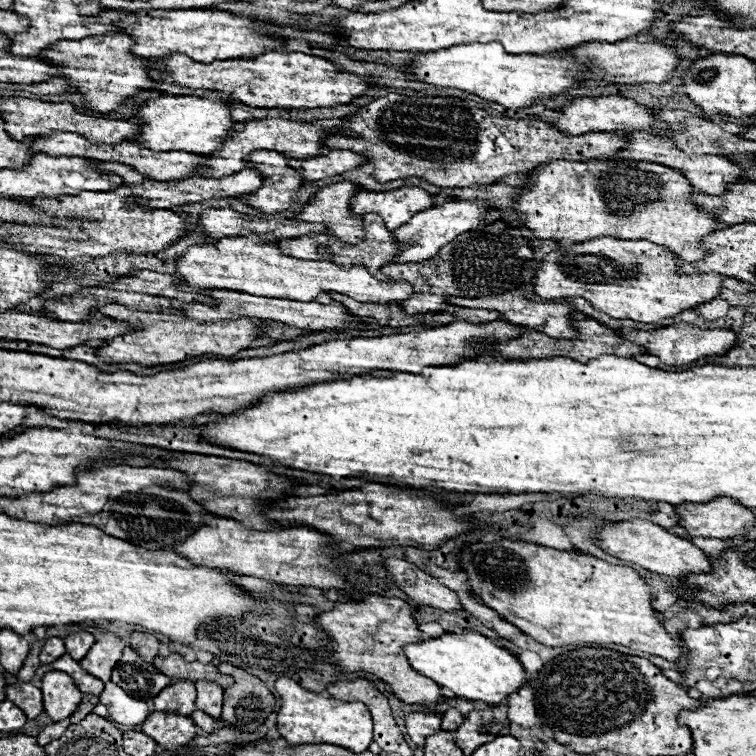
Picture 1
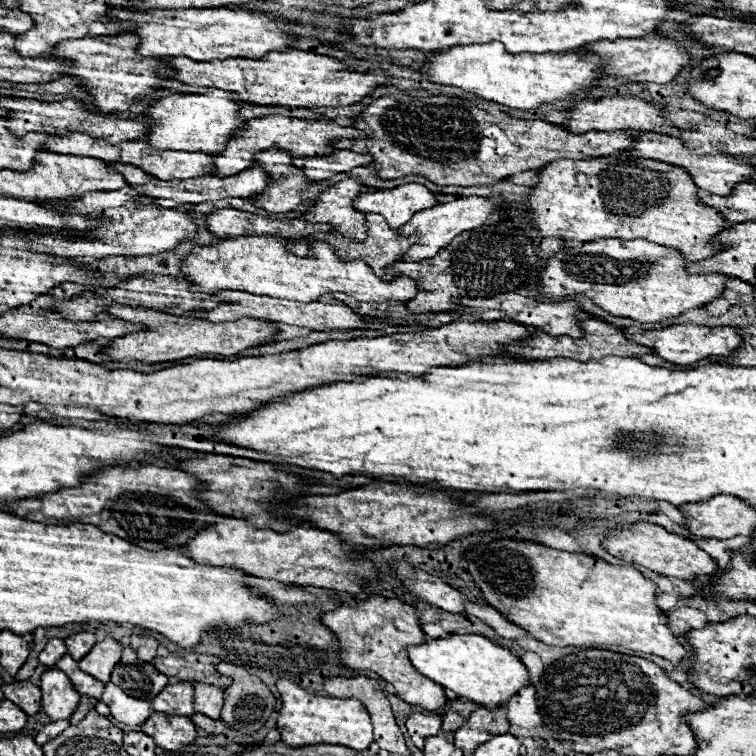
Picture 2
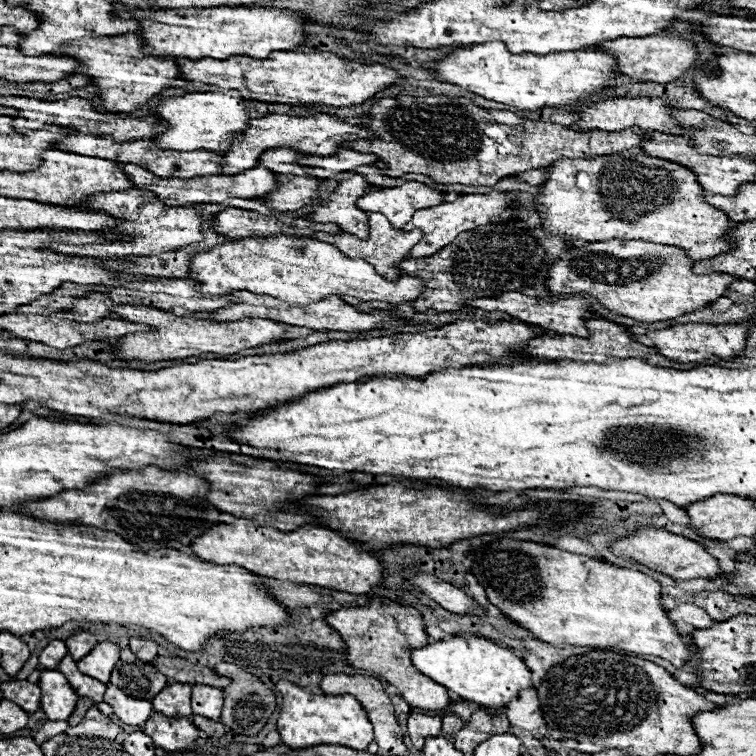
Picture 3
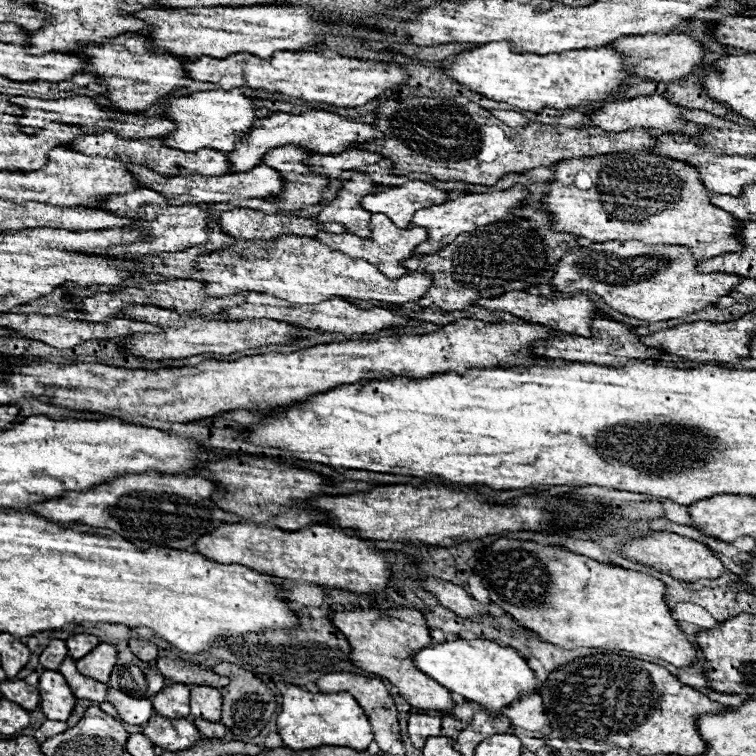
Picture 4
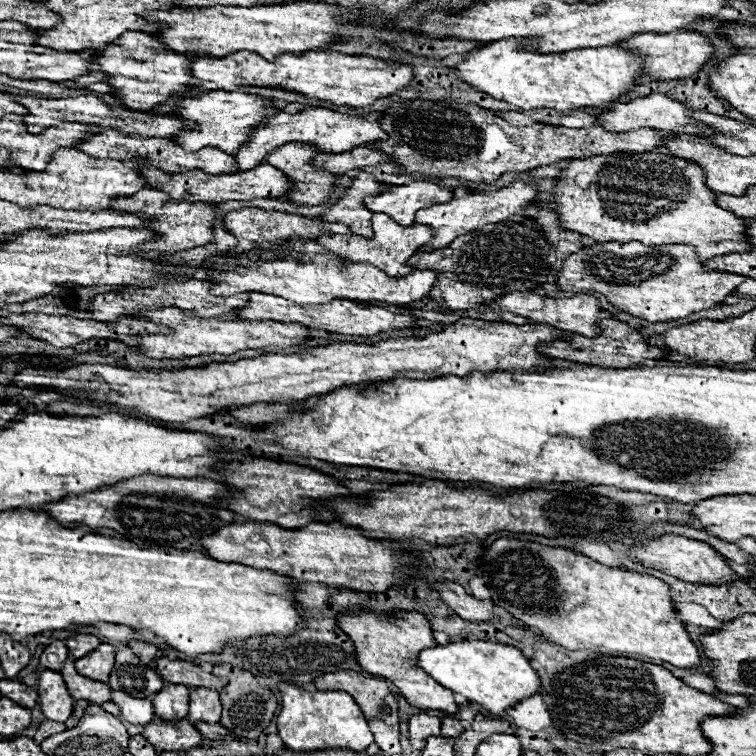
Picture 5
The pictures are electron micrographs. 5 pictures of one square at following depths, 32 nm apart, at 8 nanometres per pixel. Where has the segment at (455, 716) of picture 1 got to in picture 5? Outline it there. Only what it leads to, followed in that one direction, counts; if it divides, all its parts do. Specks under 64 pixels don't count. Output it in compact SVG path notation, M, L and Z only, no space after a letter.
M454 718L442 720L442 736L444 738L458 738L462 732L464 732L464 728L462 728L460 720L454 720Z

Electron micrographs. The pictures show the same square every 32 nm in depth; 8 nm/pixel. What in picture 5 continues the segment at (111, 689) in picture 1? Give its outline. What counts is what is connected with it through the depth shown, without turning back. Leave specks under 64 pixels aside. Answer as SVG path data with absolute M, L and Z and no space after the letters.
M112 690L110 700L120 708L120 716L130 724L146 726L154 718L154 706L148 698L132 698L120 690Z

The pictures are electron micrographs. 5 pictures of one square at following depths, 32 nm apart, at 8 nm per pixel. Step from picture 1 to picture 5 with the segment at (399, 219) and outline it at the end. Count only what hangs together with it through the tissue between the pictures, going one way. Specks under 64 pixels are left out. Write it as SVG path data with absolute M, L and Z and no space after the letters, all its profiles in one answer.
M416 180L404 186L390 186L382 192L382 196L368 196L366 208L388 214L400 226L410 226L418 210L444 204L448 200L452 200L452 190L440 188L426 180Z

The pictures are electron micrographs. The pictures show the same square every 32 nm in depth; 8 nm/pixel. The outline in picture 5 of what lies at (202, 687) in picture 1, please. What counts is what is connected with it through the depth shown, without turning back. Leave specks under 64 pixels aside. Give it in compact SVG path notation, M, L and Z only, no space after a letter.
M190 688L190 722L208 722L218 724L220 720L220 692L210 688Z

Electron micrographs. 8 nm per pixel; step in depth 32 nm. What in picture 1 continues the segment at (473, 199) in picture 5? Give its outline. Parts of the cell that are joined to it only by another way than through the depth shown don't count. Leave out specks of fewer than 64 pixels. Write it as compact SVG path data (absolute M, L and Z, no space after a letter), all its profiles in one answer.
M468 200L468 202L446 202L442 206L428 208L424 212L418 212L410 218L410 222L402 224L400 228L394 230L394 240L398 240L398 254L394 256L394 264L404 264L404 262L418 262L418 260L430 260L430 256L436 256L442 246L446 246L454 236L472 230L484 220L484 212L488 208L480 200Z

